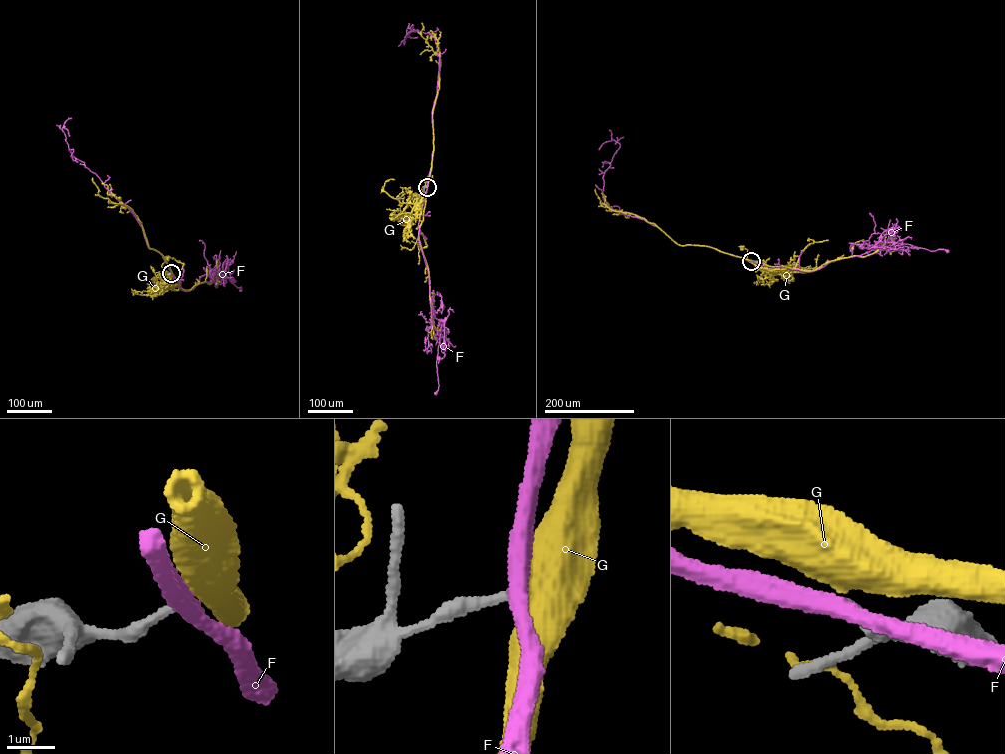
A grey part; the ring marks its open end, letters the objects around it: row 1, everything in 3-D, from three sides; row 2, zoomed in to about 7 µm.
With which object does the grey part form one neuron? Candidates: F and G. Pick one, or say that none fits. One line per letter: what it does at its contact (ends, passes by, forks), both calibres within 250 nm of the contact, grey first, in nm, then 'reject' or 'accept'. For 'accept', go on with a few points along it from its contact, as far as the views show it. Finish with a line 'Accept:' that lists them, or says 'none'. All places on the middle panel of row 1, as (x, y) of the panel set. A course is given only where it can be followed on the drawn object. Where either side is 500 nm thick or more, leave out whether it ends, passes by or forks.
F: it passes by; 190 nm thick on the grey side, 360 nm on the other; reject
G: 160 nm thick on the grey side, 800 nm on the other; accept; it runs (427, 187), (425, 192), (425, 183), (421, 180), (426, 182), (430, 178)
Accept: G

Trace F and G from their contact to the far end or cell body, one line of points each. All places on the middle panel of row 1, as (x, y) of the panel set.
F: (427, 187), (418, 237), (428, 271), (433, 313), (441, 326), (436, 363), (439, 386), (435, 393)
G: (427, 187), (425, 192), (425, 183), (421, 180), (426, 182), (430, 178)

